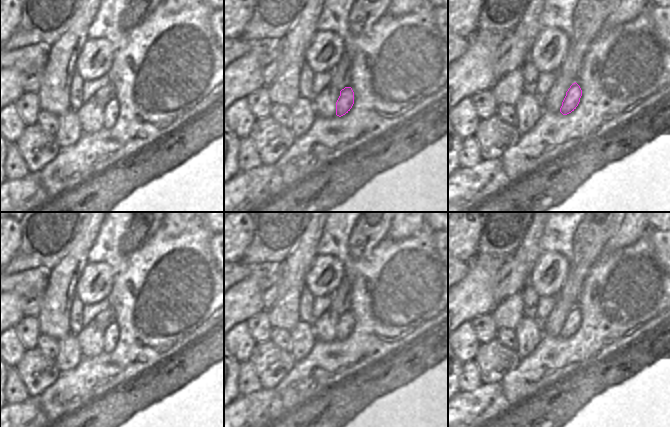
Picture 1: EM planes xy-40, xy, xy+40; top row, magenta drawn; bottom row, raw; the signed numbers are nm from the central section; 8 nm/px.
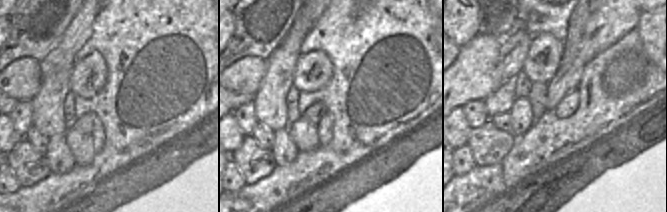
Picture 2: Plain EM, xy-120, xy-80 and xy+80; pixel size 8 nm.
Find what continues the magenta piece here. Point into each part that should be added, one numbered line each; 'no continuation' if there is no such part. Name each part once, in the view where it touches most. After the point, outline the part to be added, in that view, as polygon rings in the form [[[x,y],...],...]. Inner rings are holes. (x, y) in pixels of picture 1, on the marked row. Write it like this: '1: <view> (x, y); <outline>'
no continuation

